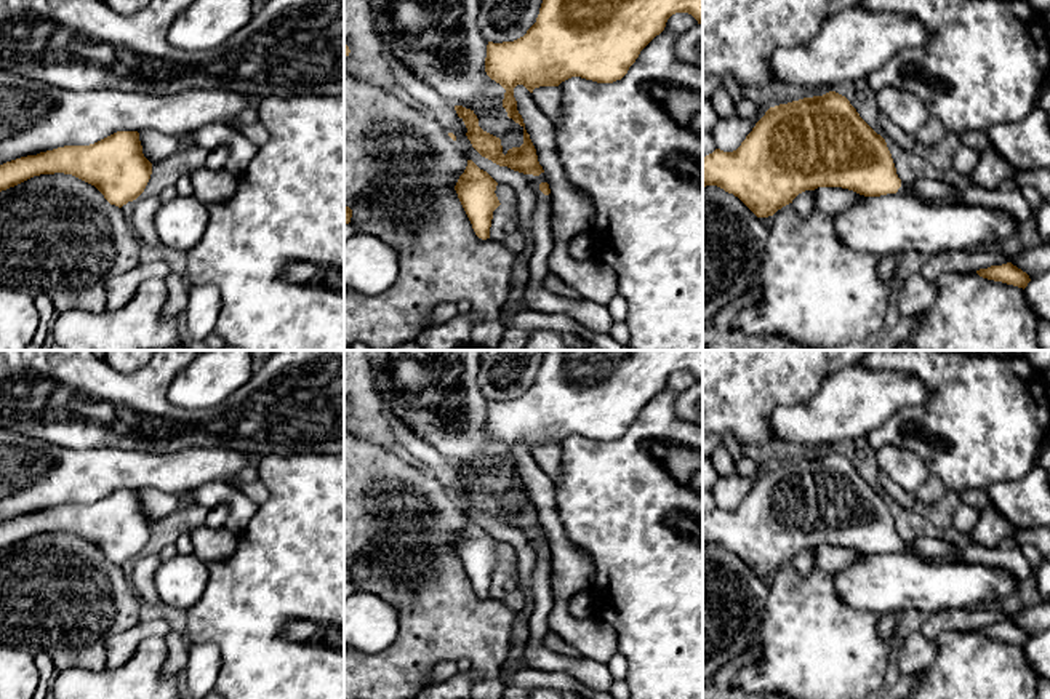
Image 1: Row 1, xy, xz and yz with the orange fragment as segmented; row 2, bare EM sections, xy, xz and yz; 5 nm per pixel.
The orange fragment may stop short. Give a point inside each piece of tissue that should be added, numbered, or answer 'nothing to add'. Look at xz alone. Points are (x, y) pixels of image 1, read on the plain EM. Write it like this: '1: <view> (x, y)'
1: xz (593, 675)

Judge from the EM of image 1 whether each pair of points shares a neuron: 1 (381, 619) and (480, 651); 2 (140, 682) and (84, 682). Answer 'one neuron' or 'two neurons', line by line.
1: two neurons
2: one neuron

